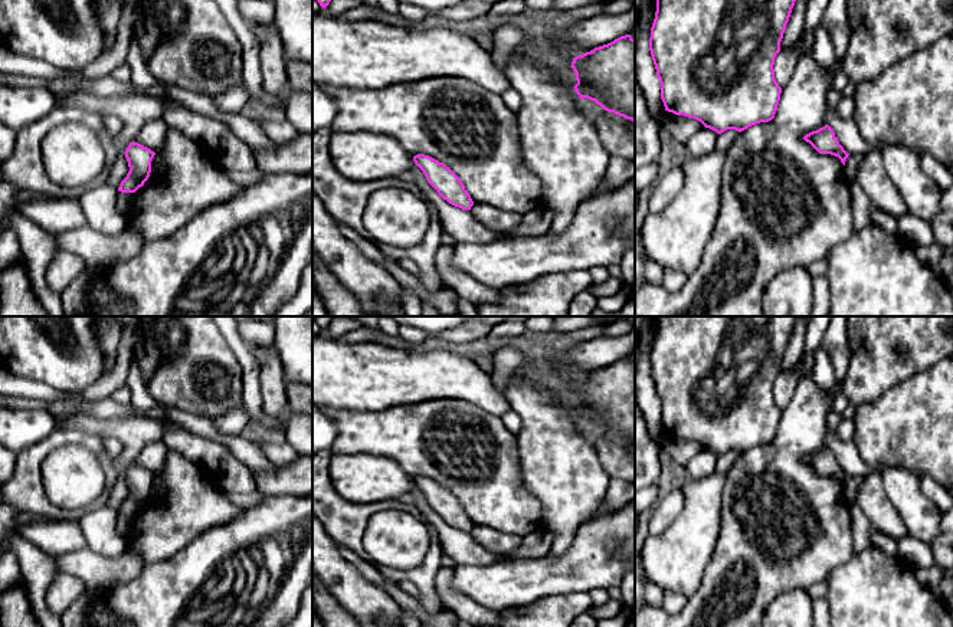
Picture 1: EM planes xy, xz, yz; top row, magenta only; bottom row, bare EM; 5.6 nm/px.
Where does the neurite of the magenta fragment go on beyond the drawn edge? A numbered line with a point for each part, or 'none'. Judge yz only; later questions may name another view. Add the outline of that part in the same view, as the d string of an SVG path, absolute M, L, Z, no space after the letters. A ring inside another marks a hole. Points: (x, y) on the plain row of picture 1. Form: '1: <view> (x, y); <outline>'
none

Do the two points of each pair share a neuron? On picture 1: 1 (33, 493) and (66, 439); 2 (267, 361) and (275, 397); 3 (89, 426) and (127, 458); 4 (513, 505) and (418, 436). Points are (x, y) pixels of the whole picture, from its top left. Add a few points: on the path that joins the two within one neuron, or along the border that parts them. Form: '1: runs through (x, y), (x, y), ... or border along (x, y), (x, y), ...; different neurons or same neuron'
1: runs through (33, 478), (33, 460), (51, 443); same neuron
2: runs through (271, 370), (274, 388); same neuron
3: runs through (102, 427), (114, 429), (127, 445); same neuron
4: runs through (488, 485), (472, 469), (454, 469), (442, 453); same neuron

